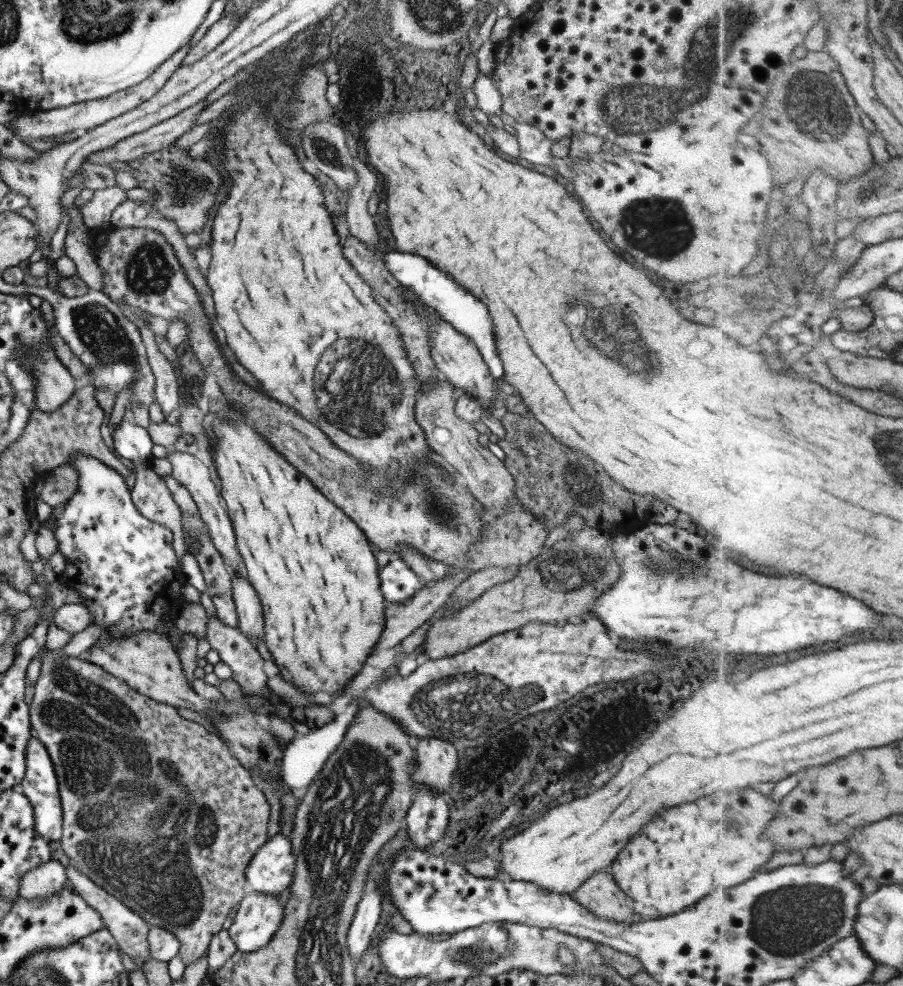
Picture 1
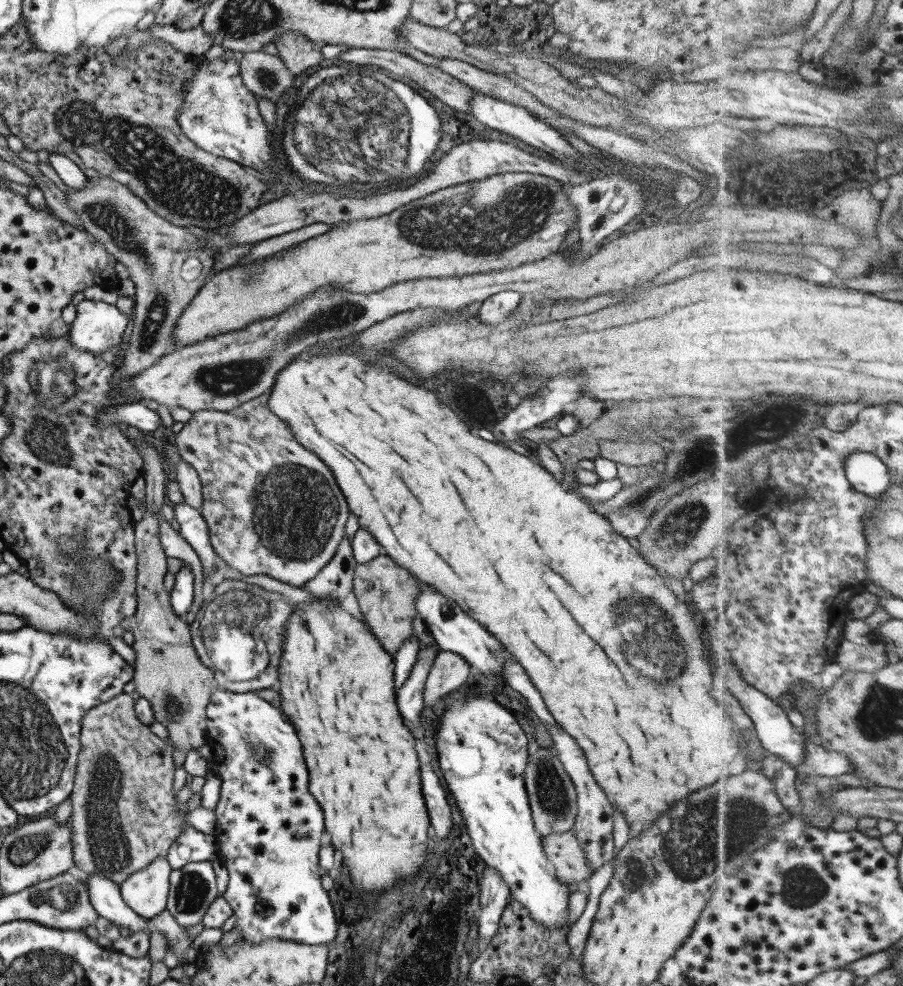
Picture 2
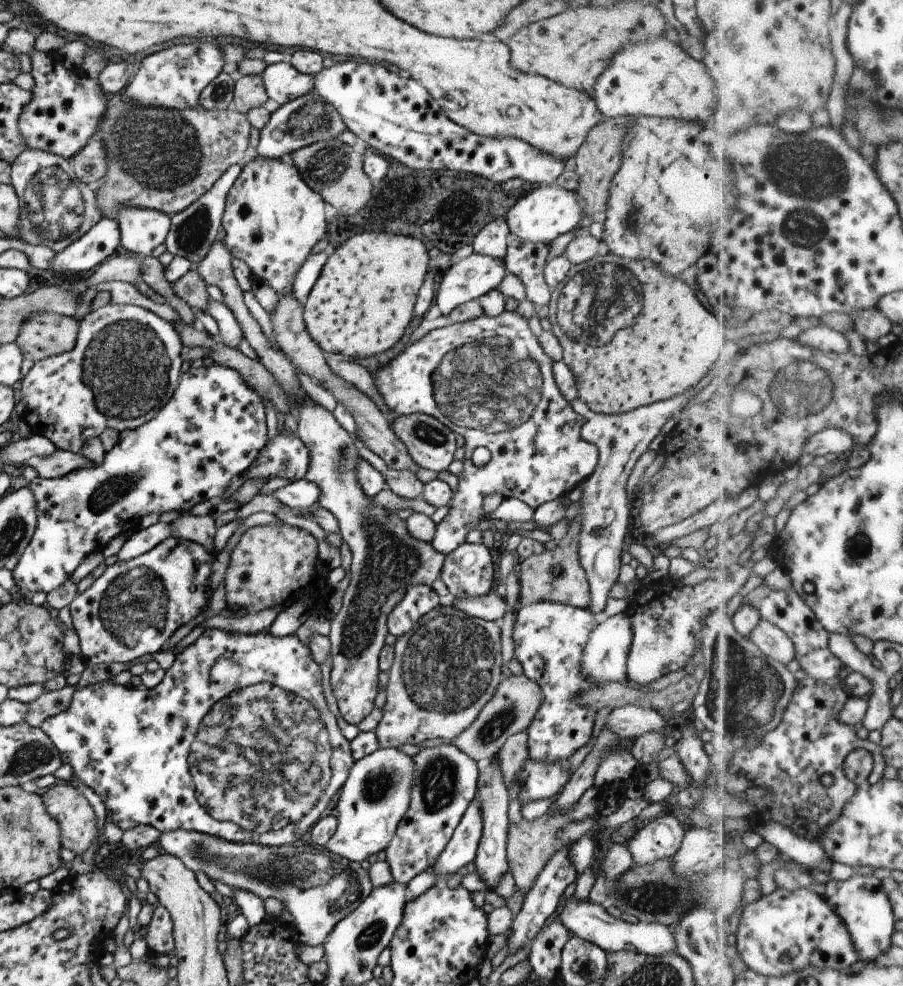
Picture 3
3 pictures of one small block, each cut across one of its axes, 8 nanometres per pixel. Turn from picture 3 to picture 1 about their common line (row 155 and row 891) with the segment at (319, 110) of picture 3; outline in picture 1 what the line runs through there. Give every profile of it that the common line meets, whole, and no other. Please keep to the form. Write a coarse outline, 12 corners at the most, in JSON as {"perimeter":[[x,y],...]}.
{"perimeter":[[289,837],[267,838],[246,868],[249,891],[279,897],[294,878]]}

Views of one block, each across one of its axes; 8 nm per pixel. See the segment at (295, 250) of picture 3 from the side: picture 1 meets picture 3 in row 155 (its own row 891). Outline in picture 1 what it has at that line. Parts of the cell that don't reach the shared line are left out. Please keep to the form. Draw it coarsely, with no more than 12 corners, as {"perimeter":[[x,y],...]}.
{"perimeter":[[245,892],[226,931],[237,952],[268,944],[279,897]]}

